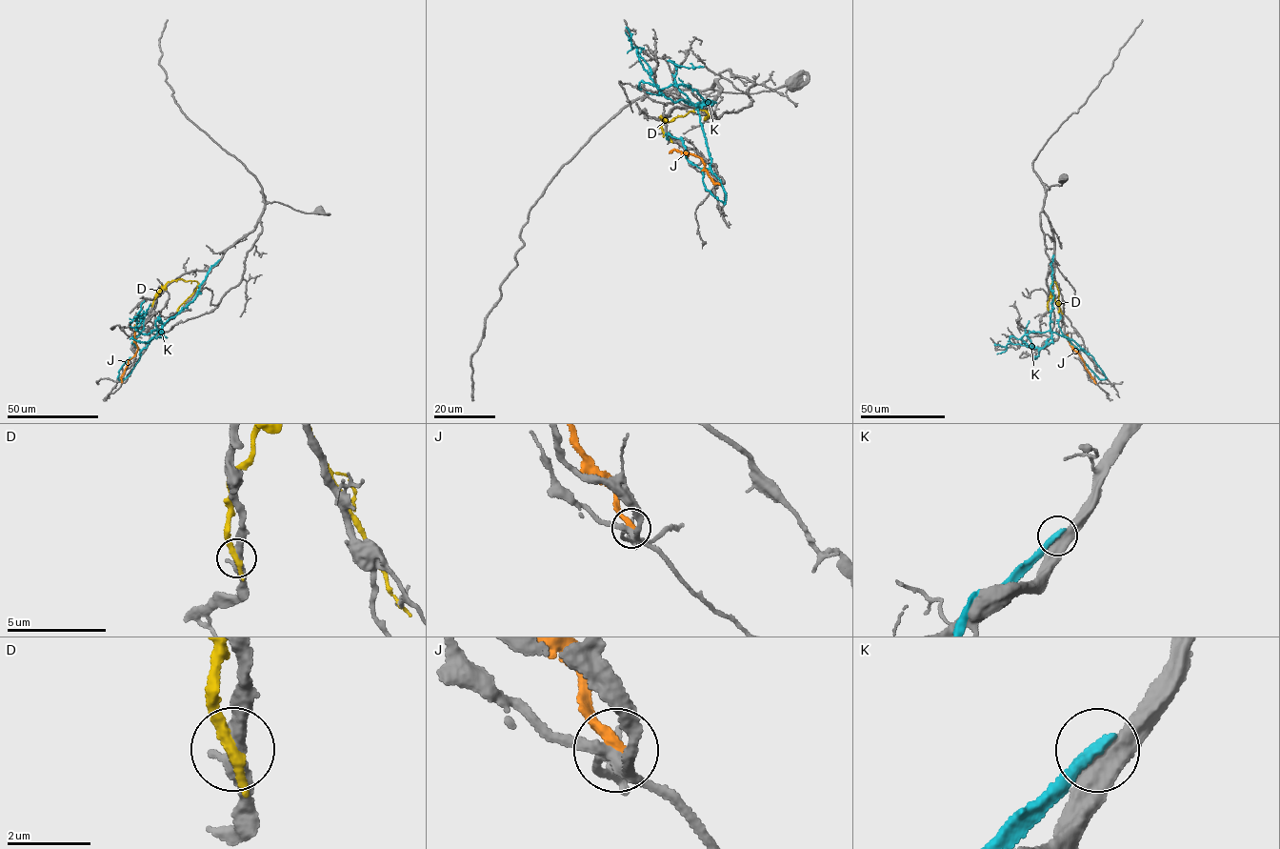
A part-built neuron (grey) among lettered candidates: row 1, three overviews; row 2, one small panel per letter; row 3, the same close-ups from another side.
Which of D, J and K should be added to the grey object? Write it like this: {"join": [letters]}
{"join": []}

